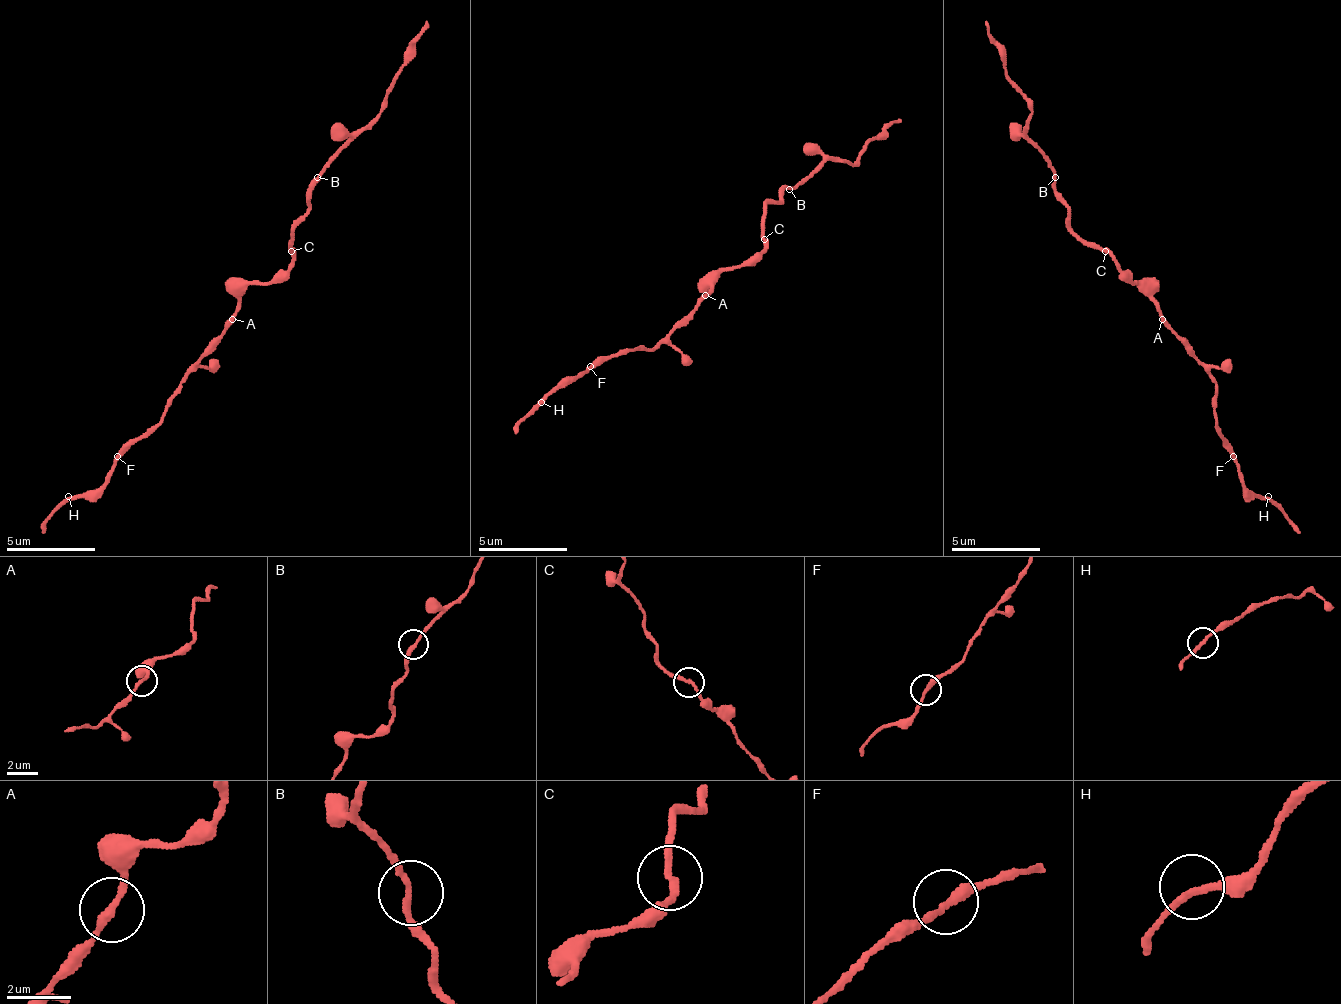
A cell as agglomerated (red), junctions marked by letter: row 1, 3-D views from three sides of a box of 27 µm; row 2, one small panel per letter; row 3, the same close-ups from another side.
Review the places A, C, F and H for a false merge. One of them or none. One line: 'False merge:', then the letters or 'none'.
False merge: none

